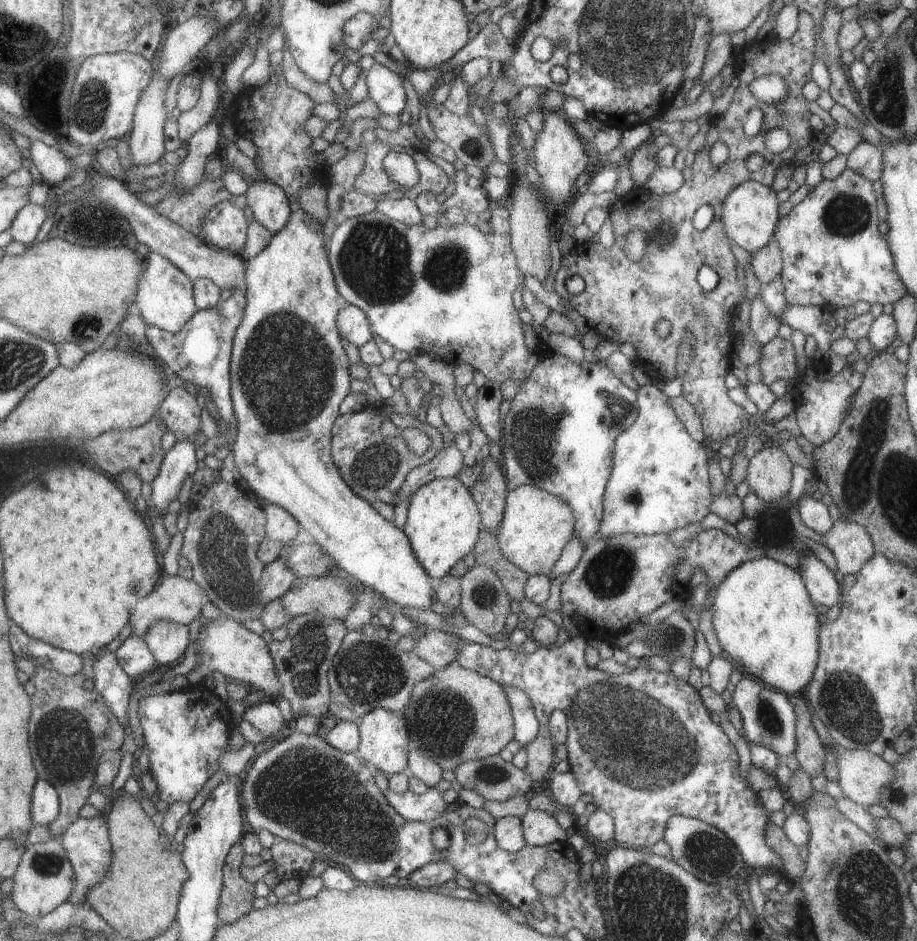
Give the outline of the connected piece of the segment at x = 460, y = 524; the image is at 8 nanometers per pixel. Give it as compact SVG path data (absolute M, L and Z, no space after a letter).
M437 478L419 486L409 499L407 520L401 530L407 536L415 560L434 582L448 574L457 561L475 546L481 530L481 514L475 500L459 478Z

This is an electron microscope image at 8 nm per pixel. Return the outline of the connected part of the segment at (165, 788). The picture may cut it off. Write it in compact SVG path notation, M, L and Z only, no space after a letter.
M202 682L196 685L173 690L165 694L154 694L138 700L138 719L142 736L148 750L149 774L157 785L157 798L168 805L173 802L190 802L202 788L210 774L217 771L216 760L224 748L225 731L232 724L232 714L228 706L204 687Z

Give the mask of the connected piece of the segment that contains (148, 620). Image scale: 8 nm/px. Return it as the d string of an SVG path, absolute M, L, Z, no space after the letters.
M177 575L161 576L159 586L146 594L138 603L135 603L129 617L129 624L132 628L131 634L135 633L144 638L142 634L146 631L146 628L155 624L157 620L189 625L195 616L200 615L201 607L207 600L204 591L192 579L180 578Z

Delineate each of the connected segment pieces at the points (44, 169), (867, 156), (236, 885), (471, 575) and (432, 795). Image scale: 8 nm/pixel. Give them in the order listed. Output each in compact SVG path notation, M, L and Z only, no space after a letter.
M31 140L28 150L31 163L42 175L44 184L59 186L72 174L73 163L56 146L45 146L43 142Z
M862 140L846 156L846 168L861 174L863 178L873 183L879 179L883 166L881 148Z
M223 864L222 888L217 906L217 918L221 924L231 924L250 912L255 898L254 884L243 879L237 868Z
M475 565L469 572L463 574L459 580L460 602L458 609L465 621L474 626L479 632L490 638L503 637L504 625L509 612L511 598L505 592L505 586L497 578L497 574L483 565Z
M434 788L428 789L421 795L415 795L406 791L395 793L390 789L382 792L389 805L405 820L432 822L449 804L443 798L441 792Z

